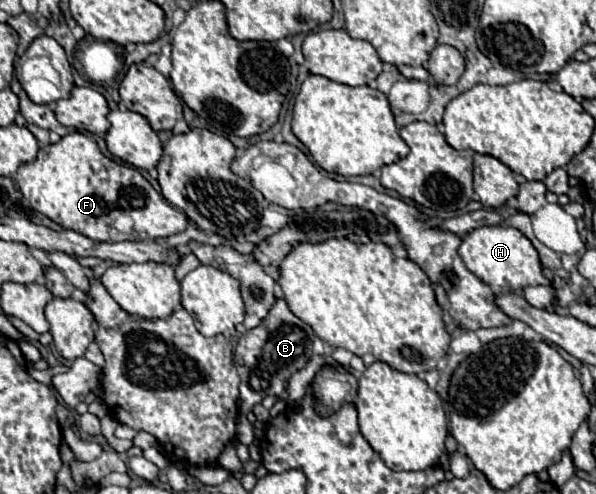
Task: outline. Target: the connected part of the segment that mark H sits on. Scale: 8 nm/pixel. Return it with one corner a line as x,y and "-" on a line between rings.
494,225
494,227
478,227
462,237
460,245
460,257
464,265
486,285
502,291
520,291
528,285
546,285
550,283
544,273
538,259
538,251
534,245
514,227
506,225

